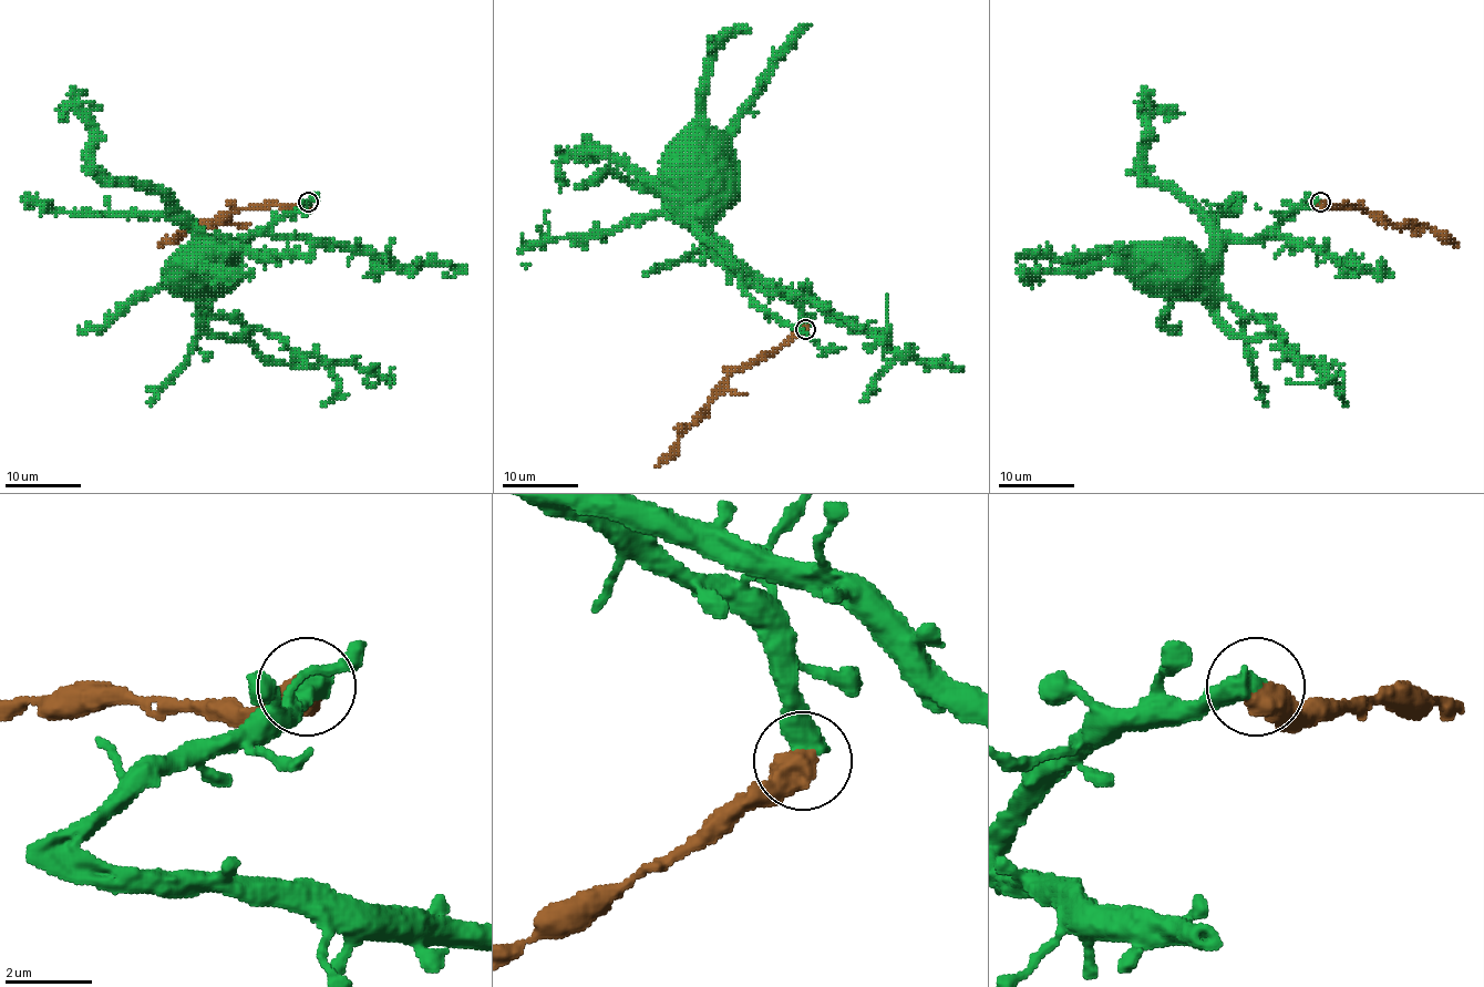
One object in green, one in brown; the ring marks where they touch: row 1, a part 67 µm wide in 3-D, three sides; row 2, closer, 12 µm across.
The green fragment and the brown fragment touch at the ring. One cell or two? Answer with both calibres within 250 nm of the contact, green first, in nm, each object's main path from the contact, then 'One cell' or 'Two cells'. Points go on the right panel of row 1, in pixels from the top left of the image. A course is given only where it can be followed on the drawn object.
Thickness 600 nm (green) against 650 nm. Course of green: (1320, 202), (1302, 205), (1276, 228), (1254, 238), (1227, 239), (1198, 268), (1196, 276). Course of brown: (1320, 202), (1363, 207), (1392, 225), (1424, 225), (1456, 244). Two cells

